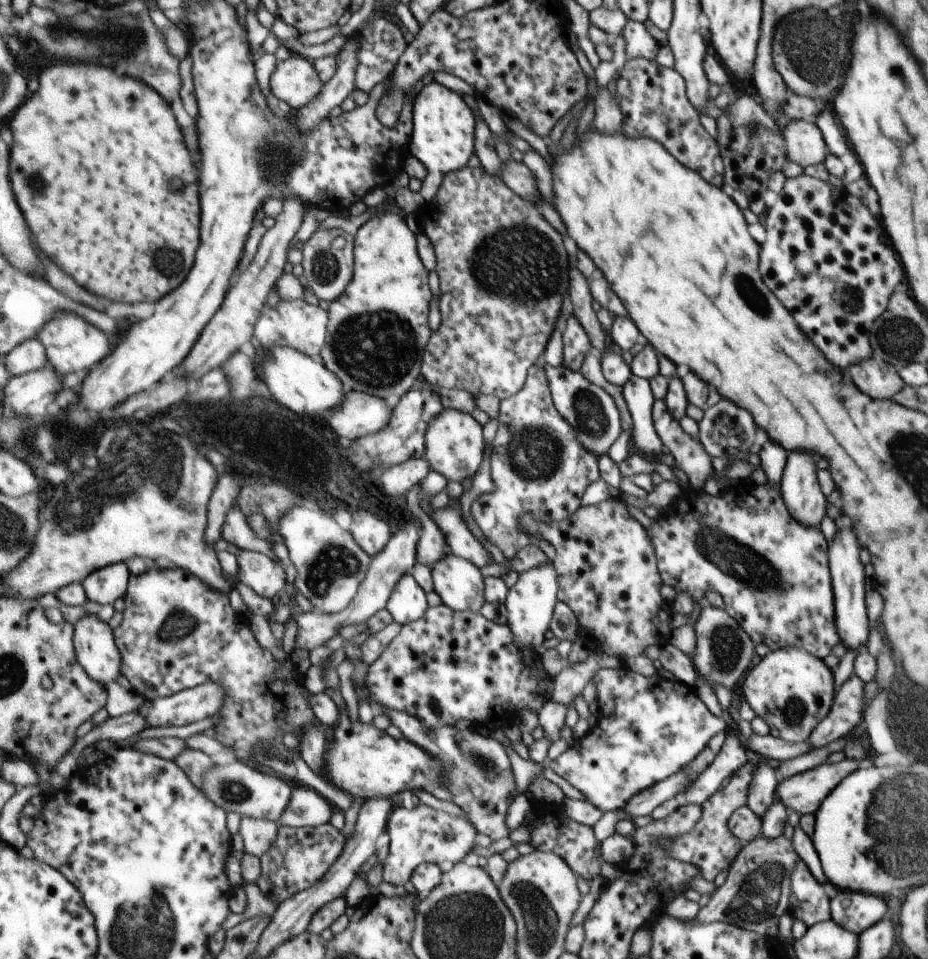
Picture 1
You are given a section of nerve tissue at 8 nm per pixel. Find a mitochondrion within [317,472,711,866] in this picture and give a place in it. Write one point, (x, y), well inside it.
(486, 768)

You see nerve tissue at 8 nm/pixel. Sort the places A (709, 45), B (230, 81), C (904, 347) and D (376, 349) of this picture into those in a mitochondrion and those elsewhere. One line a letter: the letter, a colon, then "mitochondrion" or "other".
A: other
B: other
C: mitochondrion
D: mitochondrion

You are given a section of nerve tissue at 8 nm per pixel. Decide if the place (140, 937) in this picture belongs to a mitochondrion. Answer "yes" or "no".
yes

